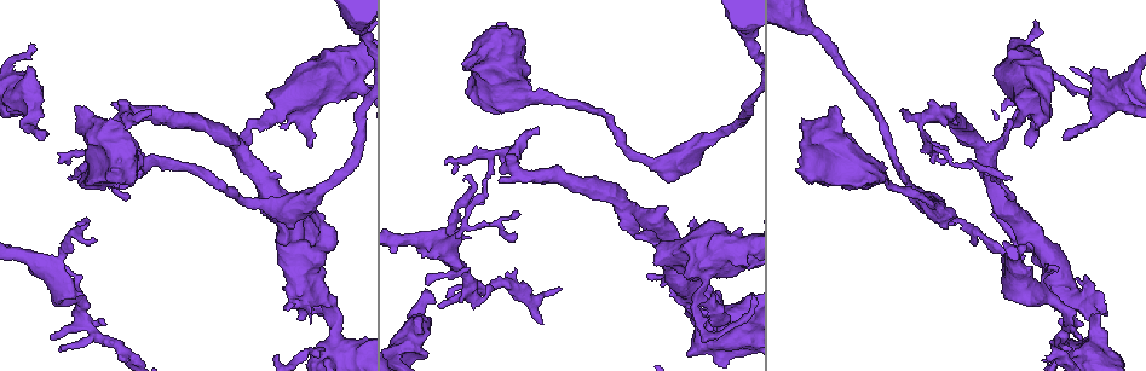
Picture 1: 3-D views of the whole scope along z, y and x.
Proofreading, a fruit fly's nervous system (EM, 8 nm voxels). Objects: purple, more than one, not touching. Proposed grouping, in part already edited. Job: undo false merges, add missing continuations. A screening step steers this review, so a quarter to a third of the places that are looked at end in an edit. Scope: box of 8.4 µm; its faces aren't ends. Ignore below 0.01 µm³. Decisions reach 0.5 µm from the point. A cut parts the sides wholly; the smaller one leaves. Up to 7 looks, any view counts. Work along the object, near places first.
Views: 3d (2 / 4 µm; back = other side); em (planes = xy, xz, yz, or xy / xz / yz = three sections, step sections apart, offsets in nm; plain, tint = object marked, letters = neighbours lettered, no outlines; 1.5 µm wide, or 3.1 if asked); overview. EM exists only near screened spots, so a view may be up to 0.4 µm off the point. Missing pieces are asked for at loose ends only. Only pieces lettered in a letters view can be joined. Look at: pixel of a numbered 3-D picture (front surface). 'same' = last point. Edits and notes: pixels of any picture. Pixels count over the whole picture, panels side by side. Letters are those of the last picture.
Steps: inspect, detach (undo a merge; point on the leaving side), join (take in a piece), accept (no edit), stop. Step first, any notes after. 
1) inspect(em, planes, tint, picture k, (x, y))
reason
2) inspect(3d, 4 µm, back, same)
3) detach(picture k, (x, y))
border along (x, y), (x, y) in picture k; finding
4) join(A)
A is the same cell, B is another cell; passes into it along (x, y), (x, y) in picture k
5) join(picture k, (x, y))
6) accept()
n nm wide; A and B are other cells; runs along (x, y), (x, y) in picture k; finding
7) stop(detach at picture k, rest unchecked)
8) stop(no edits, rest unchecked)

inspect(3d, 2 µm, picture 1, (237, 150))
three arms meet

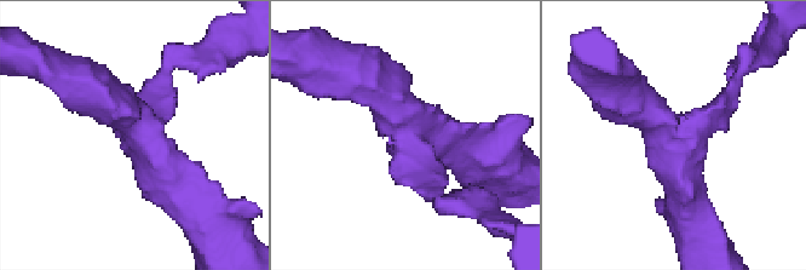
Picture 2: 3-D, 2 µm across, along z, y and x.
inspect(em, planes, letters, picture 2, (412, 138))
3 arms; need the tissue

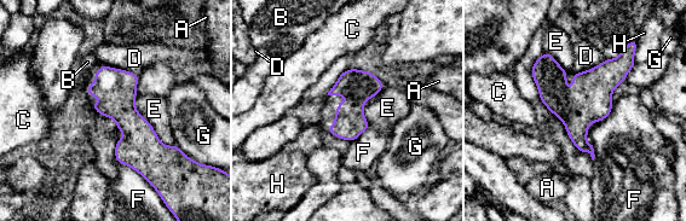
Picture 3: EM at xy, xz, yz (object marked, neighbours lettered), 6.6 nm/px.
accept()
A, B, C, D, E, F, G and H are other cells; border along (137, 94), (137, 111), (174, 145) in picture 3; all the same neuron

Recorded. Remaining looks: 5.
inspect(em, planes, letters, picture 1, (424, 291))
an open end

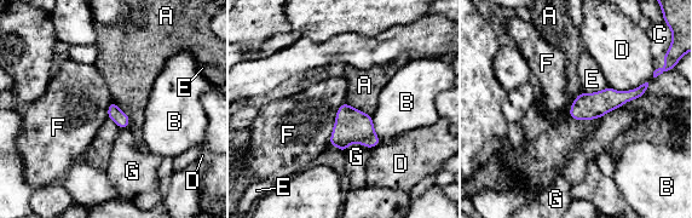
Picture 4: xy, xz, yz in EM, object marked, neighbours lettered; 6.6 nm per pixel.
accept()
A, B, C, D, E, F and G are other cells; runs along (643, 87), (587, 105), (572, 115) in picture 4; none of them fits

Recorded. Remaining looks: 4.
inspect(3d, 4 µm, picture 1, (708, 332))
sharp bend

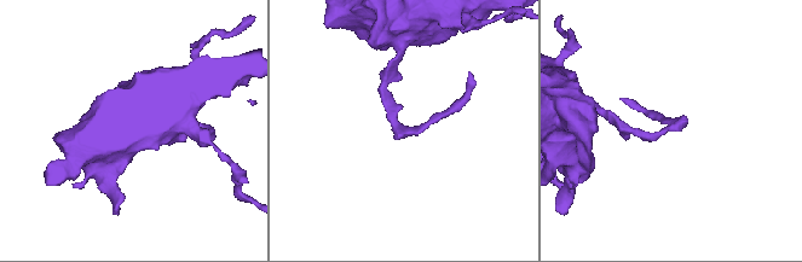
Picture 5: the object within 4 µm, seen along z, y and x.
inspect(em, planes, letters, picture 5, (676, 126))

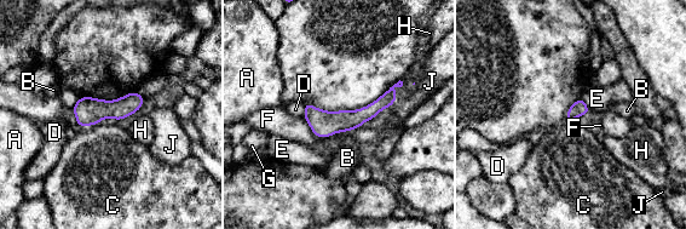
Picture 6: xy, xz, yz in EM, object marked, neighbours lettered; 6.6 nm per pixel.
accept()
A, B, C, D, E, F, G, H and J are other cells; runs along (392, 93), (355, 119), (307, 116) in picture 6; all the same neuron

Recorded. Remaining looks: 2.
stop(no edits, rest unchecked)

